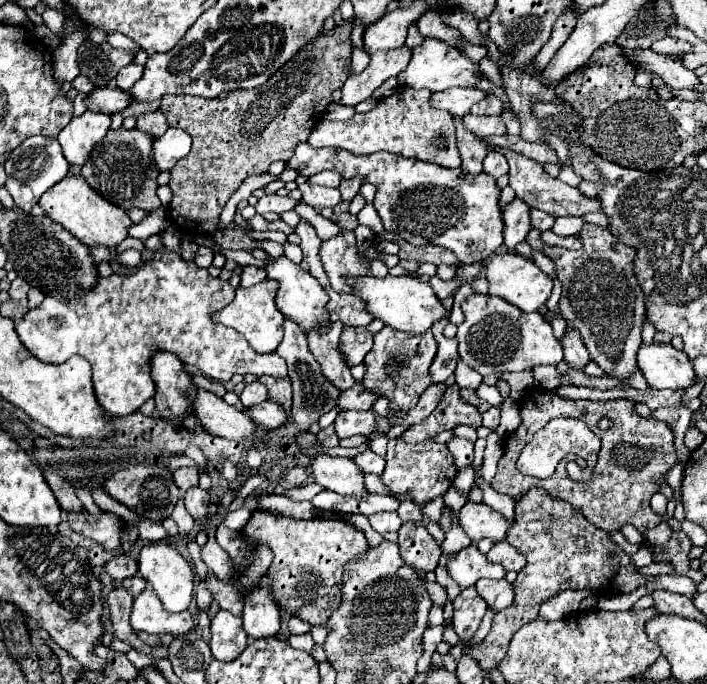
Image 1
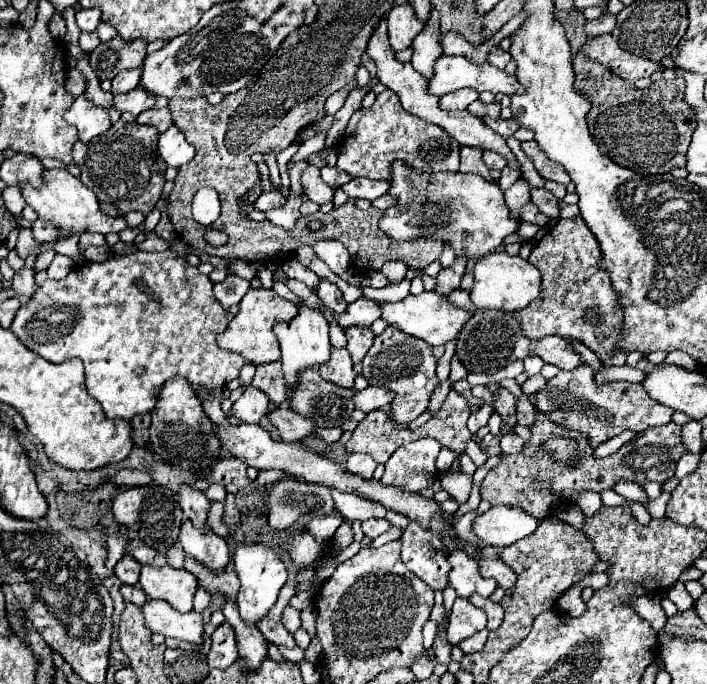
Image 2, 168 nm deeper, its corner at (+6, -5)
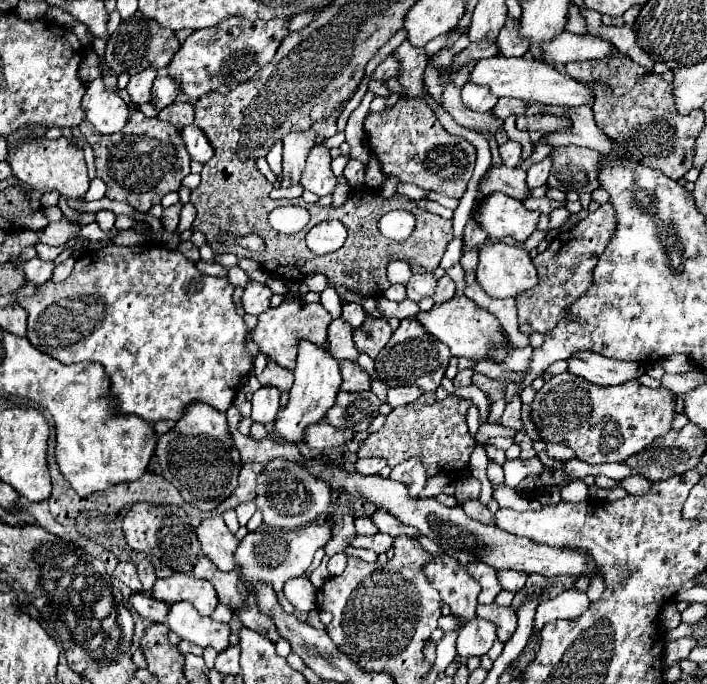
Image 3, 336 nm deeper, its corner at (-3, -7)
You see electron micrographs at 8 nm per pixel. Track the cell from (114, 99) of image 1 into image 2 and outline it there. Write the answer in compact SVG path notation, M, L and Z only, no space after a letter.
M140 87L132 89L130 93L116 95L116 97L114 97L116 109L120 109L120 111L130 111L130 113L134 113L134 115L140 115L142 111L152 109L154 103L156 103L156 97L152 97L150 93L144 93L144 89L140 89Z

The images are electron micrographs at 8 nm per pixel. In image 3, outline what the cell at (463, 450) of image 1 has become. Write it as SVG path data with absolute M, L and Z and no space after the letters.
M469 499L465 505L463 505L465 513L475 519L475 521L481 521L481 523L491 523L493 521L493 513L479 501L479 499Z

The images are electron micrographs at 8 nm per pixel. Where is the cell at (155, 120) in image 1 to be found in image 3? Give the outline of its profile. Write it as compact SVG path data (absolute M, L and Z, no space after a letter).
M173 103L165 109L161 109L157 119L169 121L173 127L183 129L193 123L193 107L191 107L191 103Z

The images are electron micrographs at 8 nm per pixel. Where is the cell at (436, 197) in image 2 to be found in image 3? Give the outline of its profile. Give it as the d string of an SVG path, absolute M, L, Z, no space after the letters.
M491 193L483 199L477 199L473 219L477 227L487 231L491 241L511 235L517 243L523 243L535 231L539 213L527 211L521 201L509 195Z

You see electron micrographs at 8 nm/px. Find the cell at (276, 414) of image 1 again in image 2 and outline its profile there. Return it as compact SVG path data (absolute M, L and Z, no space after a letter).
M276 407L270 413L270 421L278 427L282 441L302 441L316 433L316 425L312 419L302 417L300 413L294 413L290 407Z

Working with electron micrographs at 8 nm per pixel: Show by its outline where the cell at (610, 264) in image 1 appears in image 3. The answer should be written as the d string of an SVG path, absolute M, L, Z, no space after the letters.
M605 203L597 211L591 211L573 229L559 233L549 243L549 247L533 259L535 269L539 273L539 285L537 285L537 289L527 291L525 295L519 295L515 299L521 333L527 333L527 335L547 333L553 327L557 327L561 317L567 315L569 305L573 301L577 301L593 285L593 267L597 265L599 255L607 247L613 227L615 227L613 207L609 207L609 203Z

